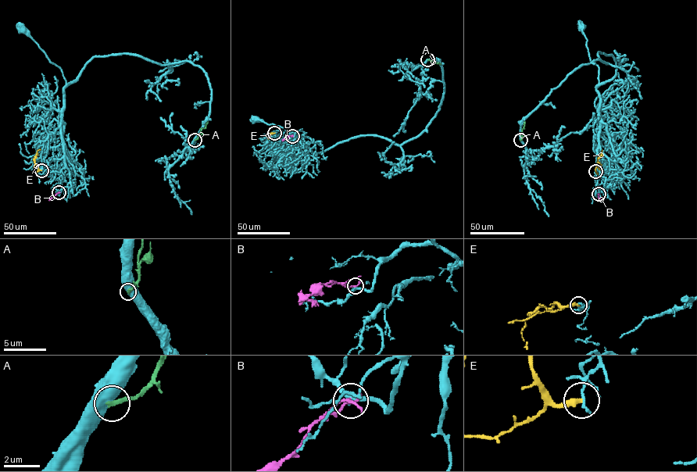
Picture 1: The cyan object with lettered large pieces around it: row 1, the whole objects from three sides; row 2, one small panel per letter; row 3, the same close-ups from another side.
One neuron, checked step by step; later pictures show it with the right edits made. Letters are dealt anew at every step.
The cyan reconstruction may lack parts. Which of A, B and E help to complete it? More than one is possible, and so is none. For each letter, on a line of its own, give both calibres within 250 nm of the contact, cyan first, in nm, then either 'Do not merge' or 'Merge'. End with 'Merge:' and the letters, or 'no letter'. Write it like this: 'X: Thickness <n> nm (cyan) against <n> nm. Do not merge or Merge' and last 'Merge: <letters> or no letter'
A: Thickness 750 nm (cyan) against 240 nm. Do not merge
B: Thickness 240 nm (cyan) against 190 nm. Merge
E: Thickness 170 nm (cyan) against 320 nm. Do not merge
Merge: B

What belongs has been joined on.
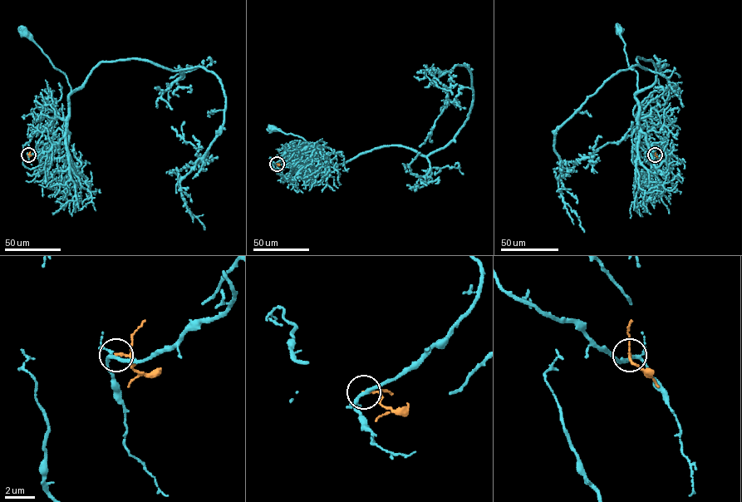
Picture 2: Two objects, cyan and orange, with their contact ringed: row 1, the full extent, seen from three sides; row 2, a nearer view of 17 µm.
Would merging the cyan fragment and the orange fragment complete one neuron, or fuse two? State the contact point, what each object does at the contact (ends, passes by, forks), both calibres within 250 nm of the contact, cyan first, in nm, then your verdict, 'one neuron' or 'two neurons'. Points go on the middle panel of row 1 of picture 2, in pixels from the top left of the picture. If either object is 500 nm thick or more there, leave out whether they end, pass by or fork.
place (277, 164); cyan forks; orange passes by; calibres 200 and 120 nm; two neurons

